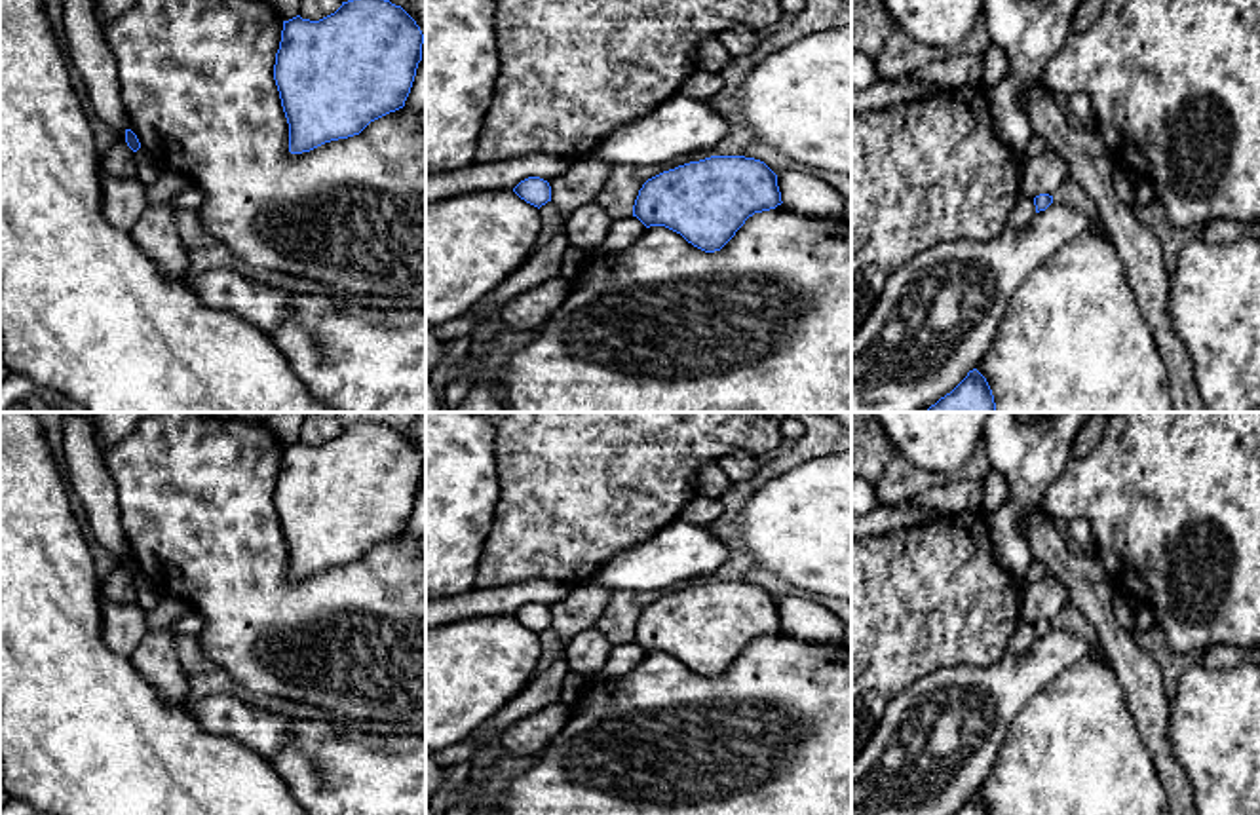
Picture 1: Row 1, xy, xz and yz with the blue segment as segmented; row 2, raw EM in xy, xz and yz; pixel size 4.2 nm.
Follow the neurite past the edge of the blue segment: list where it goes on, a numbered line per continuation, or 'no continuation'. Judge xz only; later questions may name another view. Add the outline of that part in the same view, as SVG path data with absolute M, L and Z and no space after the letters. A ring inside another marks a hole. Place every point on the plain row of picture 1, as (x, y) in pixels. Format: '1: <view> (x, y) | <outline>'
no continuation

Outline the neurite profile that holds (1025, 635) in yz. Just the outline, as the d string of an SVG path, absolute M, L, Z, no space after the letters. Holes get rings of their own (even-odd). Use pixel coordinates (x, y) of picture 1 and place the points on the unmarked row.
M1021 619L1007 644L1007 652L1022 654L1034 644L1034 640L1036 640L1034 623Z

